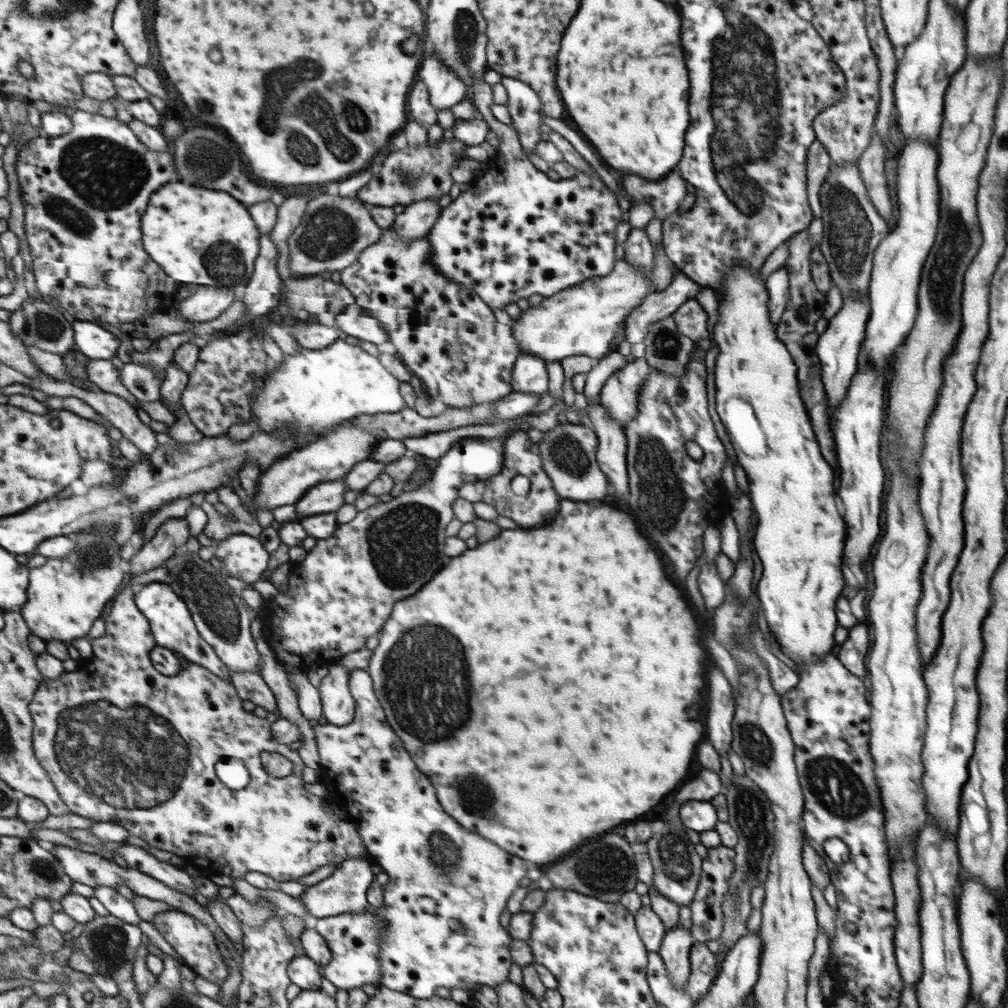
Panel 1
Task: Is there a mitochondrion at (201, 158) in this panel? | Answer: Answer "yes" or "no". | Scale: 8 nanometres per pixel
yes

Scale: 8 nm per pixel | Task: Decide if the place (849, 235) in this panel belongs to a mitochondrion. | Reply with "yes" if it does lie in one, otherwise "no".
yes

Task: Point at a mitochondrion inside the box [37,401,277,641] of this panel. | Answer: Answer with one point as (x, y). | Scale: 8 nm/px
(96, 556)

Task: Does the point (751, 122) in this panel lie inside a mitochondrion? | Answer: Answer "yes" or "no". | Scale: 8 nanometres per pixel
yes

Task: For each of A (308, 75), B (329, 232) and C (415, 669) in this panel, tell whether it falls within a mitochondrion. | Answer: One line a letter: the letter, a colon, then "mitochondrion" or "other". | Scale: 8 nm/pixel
A: mitochondrion
B: mitochondrion
C: mitochondrion

